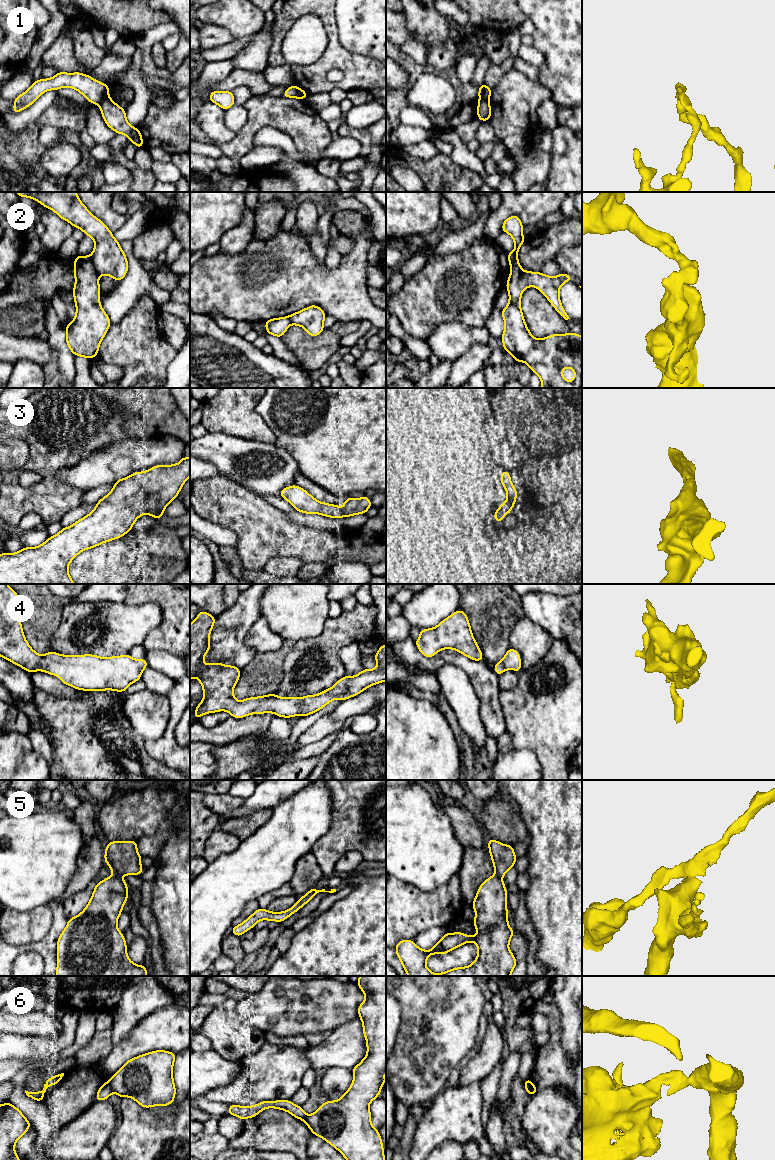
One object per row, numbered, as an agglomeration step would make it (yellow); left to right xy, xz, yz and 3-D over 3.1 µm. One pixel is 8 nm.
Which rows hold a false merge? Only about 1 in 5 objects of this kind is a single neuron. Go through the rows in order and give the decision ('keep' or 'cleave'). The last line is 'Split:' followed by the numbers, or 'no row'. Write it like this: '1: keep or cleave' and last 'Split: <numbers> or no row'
1: cleave
2: cleave
3: keep
4: keep
5: cleave
6: cleave
Split: 1, 2, 5, 6

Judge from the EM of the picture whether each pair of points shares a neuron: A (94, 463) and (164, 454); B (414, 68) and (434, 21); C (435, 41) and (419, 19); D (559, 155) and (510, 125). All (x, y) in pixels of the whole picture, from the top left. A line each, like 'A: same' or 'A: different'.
A: same
B: different
C: same
D: different

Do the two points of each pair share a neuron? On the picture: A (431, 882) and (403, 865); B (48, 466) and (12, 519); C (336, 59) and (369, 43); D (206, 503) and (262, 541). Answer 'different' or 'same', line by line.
A: same
B: same
C: different
D: same

